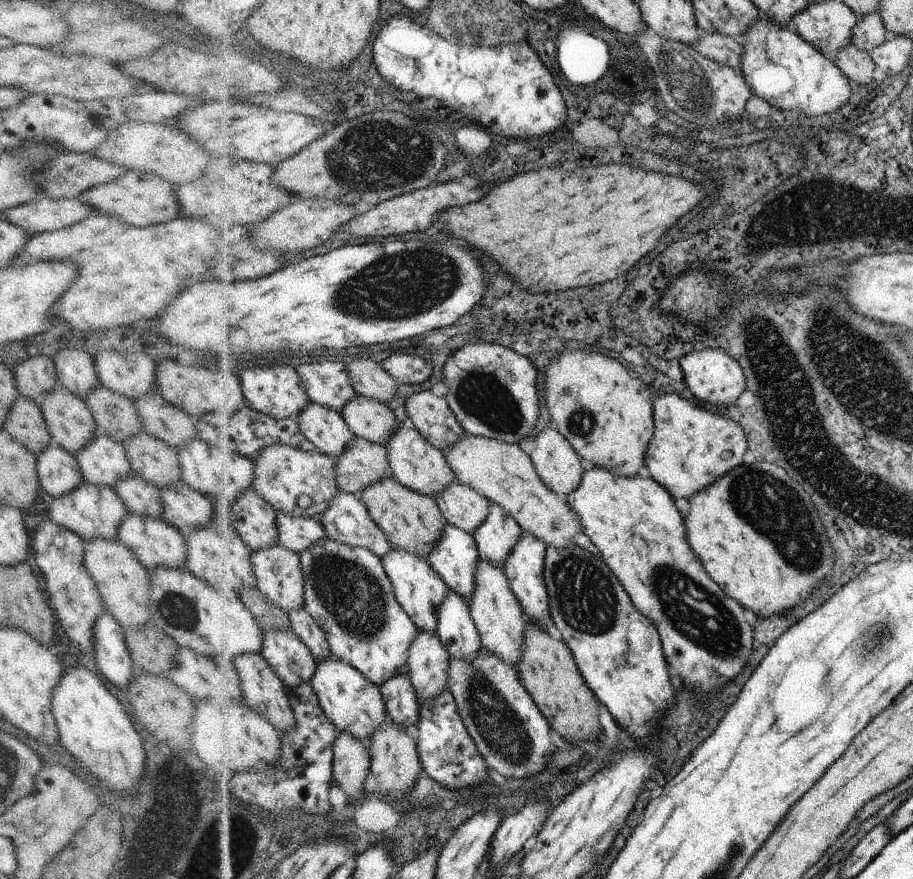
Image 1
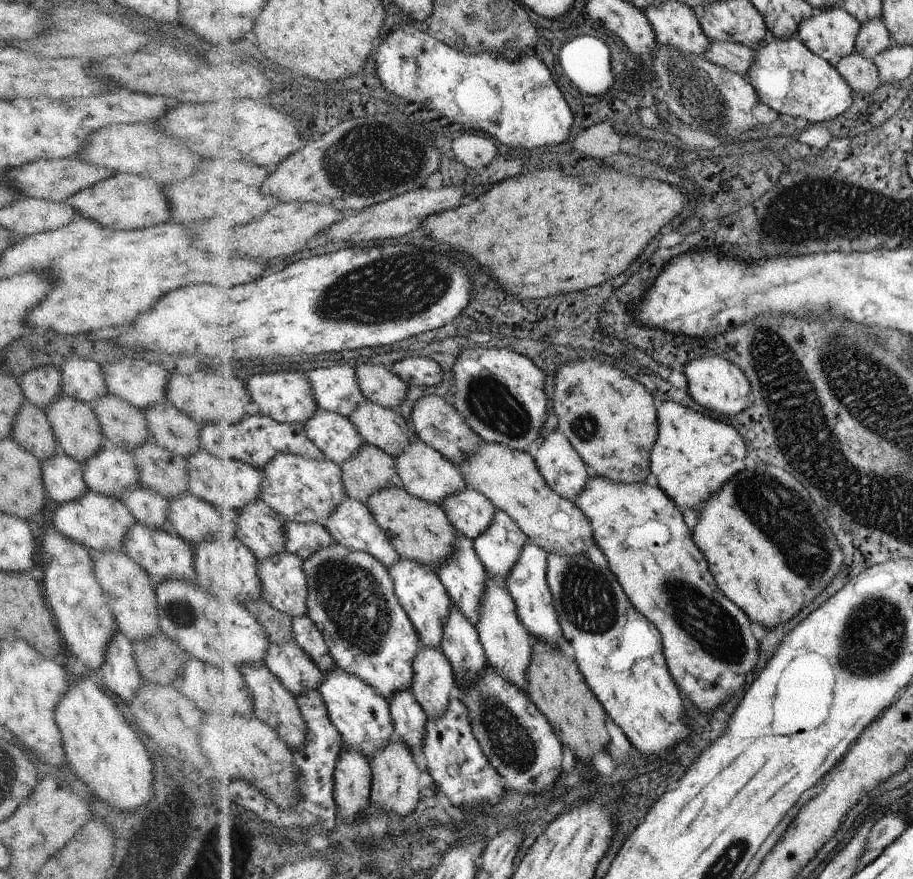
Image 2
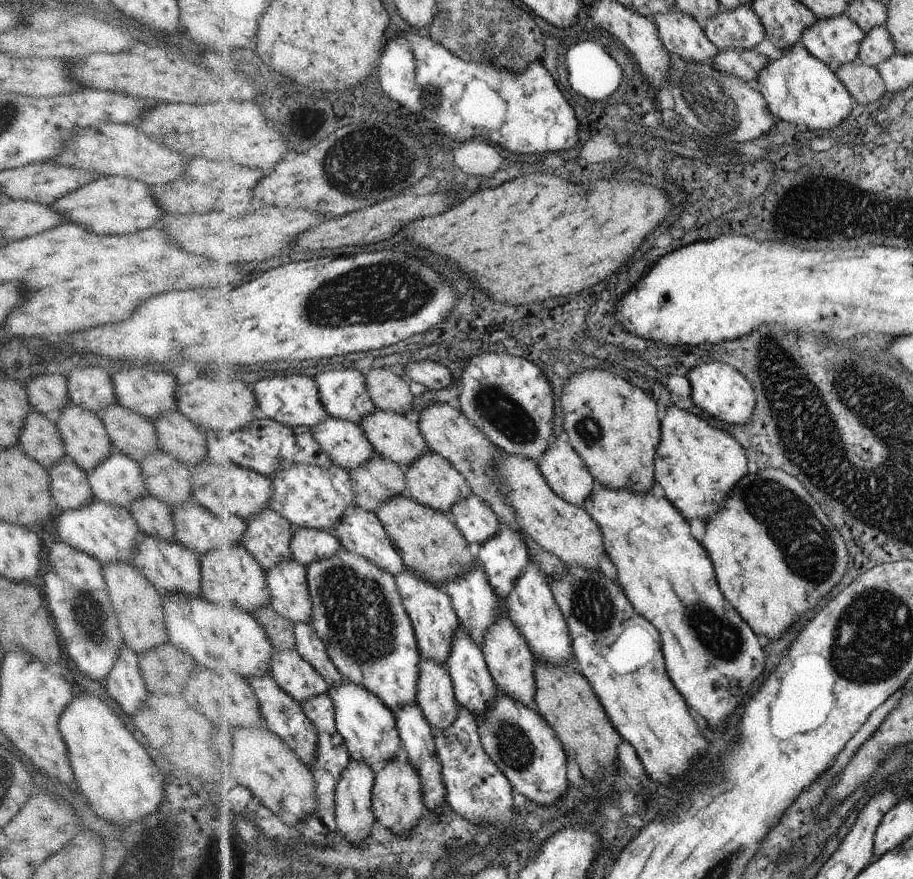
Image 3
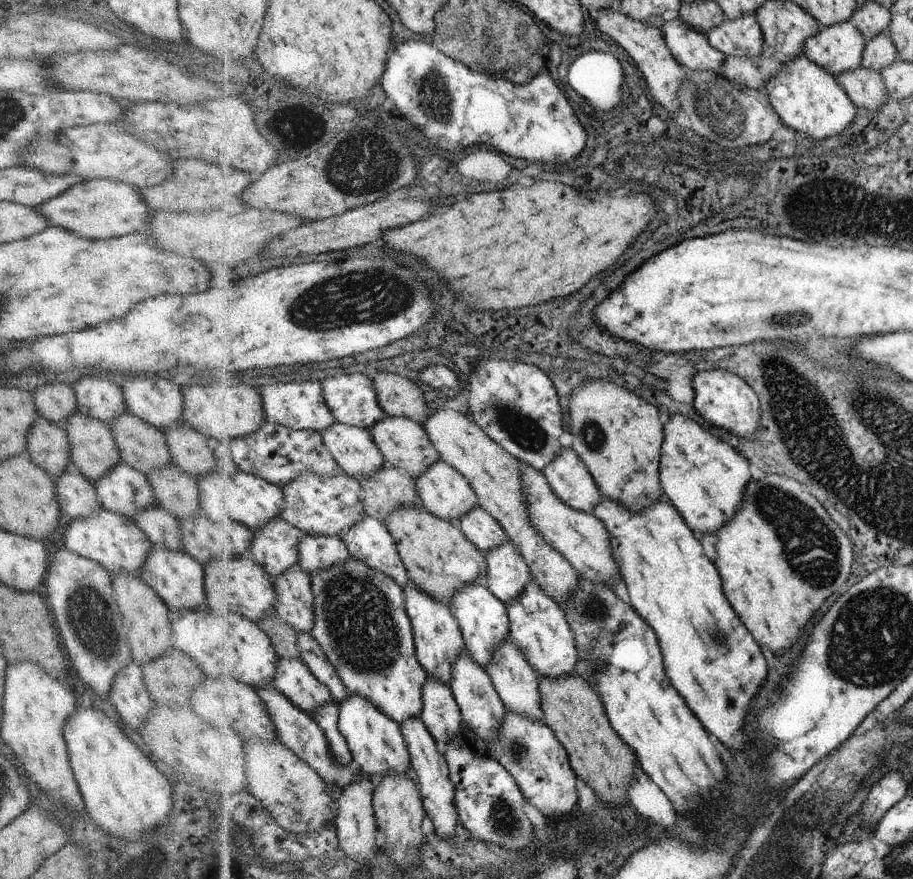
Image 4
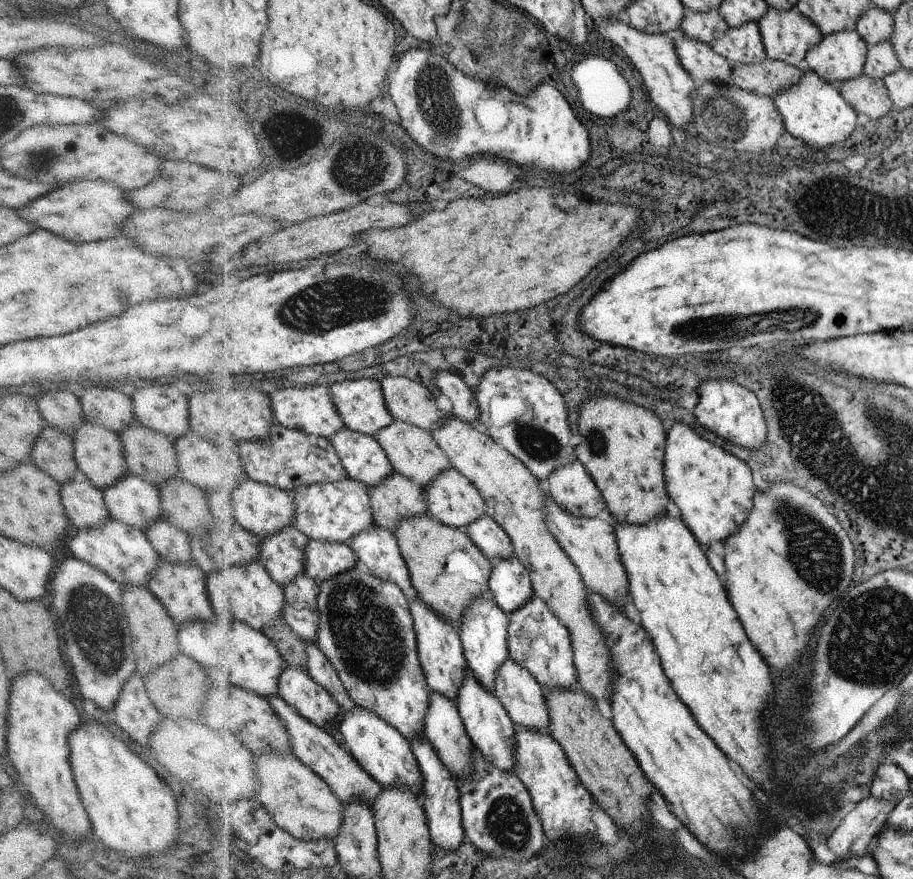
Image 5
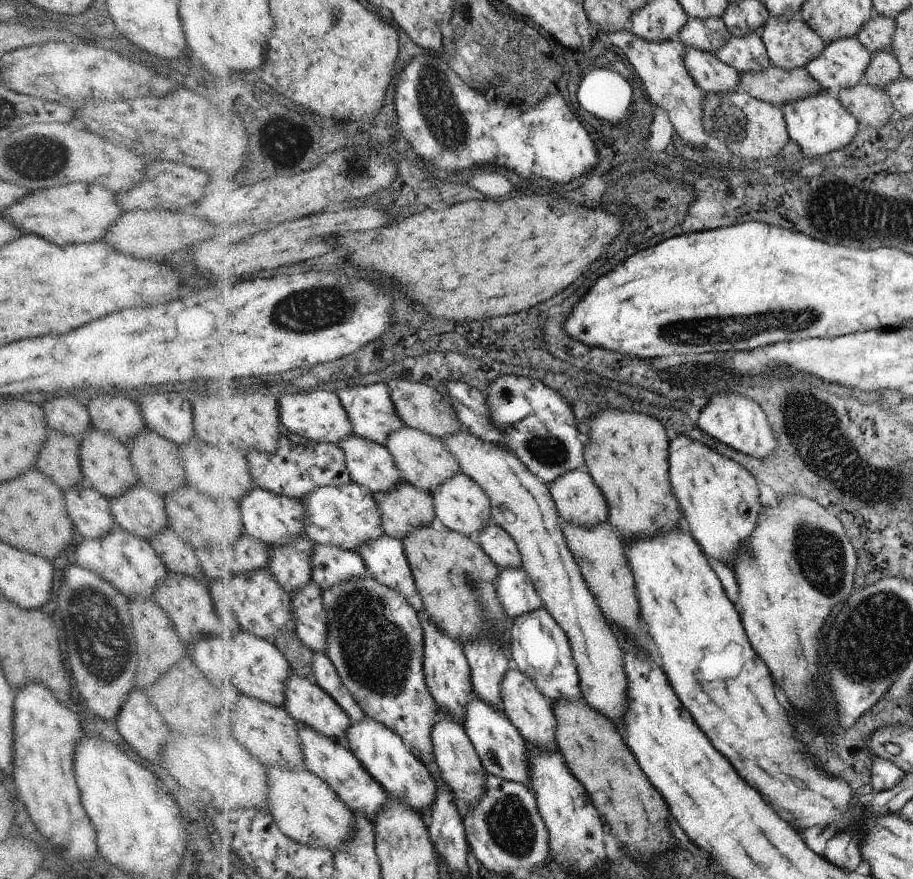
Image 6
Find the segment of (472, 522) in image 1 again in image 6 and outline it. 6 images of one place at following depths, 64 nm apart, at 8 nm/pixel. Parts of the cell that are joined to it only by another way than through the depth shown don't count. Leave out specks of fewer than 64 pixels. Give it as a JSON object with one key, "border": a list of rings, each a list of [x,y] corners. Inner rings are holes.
{"border":[[[494,523],[487,526],[482,533],[474,539],[483,547],[484,552],[501,568],[523,568],[520,546],[508,531]]]}

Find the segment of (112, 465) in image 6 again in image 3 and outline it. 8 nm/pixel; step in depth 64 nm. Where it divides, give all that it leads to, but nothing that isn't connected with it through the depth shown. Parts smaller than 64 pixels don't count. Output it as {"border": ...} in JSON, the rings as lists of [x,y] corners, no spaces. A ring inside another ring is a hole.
{"border":[[[69,404],[56,422],[67,455],[86,473],[99,467],[111,454],[112,444],[102,418]]]}

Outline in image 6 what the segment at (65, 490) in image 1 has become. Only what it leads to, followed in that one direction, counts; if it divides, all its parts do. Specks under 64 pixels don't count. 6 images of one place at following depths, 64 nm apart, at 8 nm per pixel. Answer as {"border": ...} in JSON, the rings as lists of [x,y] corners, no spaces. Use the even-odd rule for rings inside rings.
{"border":[[[83,480],[72,490],[65,492],[65,507],[84,539],[99,539],[117,526],[111,501]]]}

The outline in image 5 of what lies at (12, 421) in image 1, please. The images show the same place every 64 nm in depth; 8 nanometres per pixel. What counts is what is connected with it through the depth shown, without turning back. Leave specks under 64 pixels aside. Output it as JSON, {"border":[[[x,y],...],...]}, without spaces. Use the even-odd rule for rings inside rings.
{"border":[[[51,426],[44,427],[31,452],[31,462],[60,486],[75,478],[78,465],[72,435]]]}

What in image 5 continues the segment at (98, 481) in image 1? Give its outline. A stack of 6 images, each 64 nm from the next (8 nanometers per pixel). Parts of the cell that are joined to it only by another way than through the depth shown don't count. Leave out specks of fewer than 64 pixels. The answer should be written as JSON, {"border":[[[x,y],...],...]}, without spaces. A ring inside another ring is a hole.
{"border":[[[130,470],[126,477],[102,492],[114,520],[146,532],[164,518],[160,490]]]}

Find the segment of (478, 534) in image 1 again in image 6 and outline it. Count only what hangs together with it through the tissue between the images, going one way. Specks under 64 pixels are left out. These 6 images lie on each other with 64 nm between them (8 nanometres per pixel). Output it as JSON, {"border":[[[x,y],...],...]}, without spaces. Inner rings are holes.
{"border":[[[523,568],[501,569],[500,578],[496,580],[497,593],[505,611],[512,619],[532,613],[543,606],[543,600],[533,582],[531,575]]]}

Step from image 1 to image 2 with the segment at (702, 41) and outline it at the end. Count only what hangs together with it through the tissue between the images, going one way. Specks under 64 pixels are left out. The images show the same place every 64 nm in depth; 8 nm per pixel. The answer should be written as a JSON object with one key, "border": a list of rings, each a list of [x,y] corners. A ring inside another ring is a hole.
{"border":[[[713,42],[705,52],[705,58],[718,67],[747,76],[749,68],[755,63],[756,51],[740,43]]]}

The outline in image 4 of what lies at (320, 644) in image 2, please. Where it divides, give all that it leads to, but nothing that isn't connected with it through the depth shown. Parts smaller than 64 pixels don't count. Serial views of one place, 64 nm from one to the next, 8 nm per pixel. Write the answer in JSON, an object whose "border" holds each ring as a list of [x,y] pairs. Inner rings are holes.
{"border":[[[300,633],[299,636],[304,662],[311,667],[312,673],[331,689],[335,701],[338,704],[344,703],[350,693],[336,666],[323,650],[323,646],[320,645],[318,638],[314,637],[312,633]]]}

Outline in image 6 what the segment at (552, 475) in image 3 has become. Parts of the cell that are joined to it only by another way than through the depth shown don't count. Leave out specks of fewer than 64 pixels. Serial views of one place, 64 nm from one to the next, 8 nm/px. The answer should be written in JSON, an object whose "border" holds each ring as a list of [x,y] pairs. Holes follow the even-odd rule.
{"border":[[[588,470],[567,472],[549,488],[561,520],[581,527],[602,525],[610,520],[607,499]]]}

